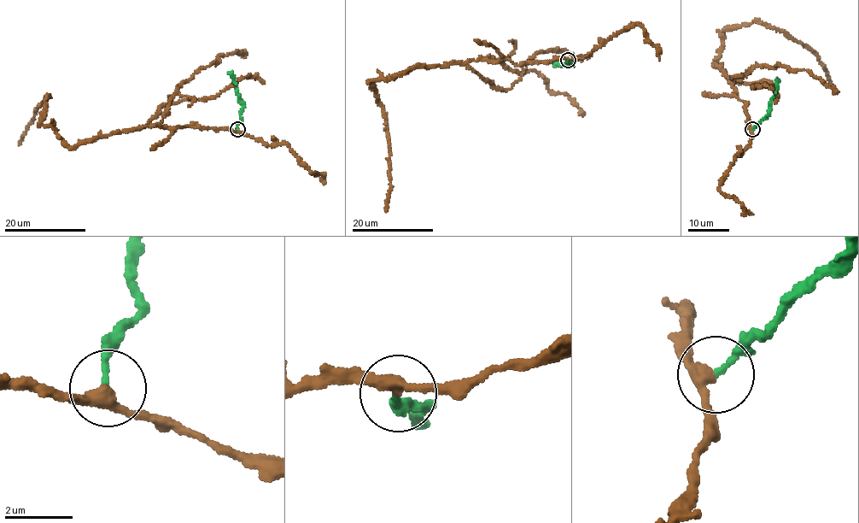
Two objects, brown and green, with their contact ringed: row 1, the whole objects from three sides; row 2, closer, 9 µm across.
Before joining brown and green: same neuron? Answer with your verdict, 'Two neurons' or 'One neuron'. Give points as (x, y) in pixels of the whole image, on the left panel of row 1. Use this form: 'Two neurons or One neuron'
One neuron

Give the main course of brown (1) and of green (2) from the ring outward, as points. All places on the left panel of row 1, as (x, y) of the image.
1: (237, 129), (139, 126), (89, 138), (69, 148), (52, 127), (41, 122), (47, 95), (19, 145)
2: (237, 129), (242, 106), (234, 77), (227, 72)

